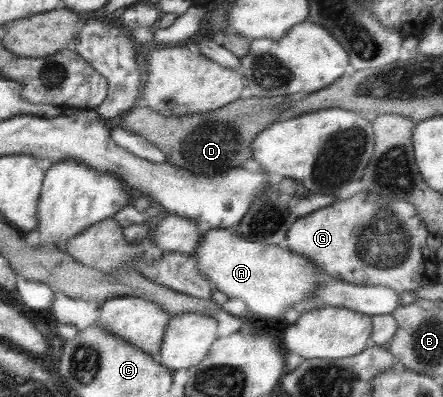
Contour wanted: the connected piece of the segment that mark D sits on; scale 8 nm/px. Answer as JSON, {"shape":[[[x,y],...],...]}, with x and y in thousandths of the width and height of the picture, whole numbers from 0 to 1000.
{"shape":[[[564,244],[530,252],[510,267],[476,277],[474,282],[415,292],[357,287],[350,277],[339,277],[327,264],[314,262],[287,280],[260,310],[269,312],[280,327],[318,343],[318,348],[339,358],[343,368],[352,368],[352,375],[370,383],[377,393],[377,408],[388,413],[388,418],[427,428],[445,441],[463,441],[474,433],[501,433],[528,421],[567,416],[569,358],[578,350],[578,340],[591,325],[614,312],[623,297],[614,287],[614,282],[625,277],[619,257],[619,247]]]}

